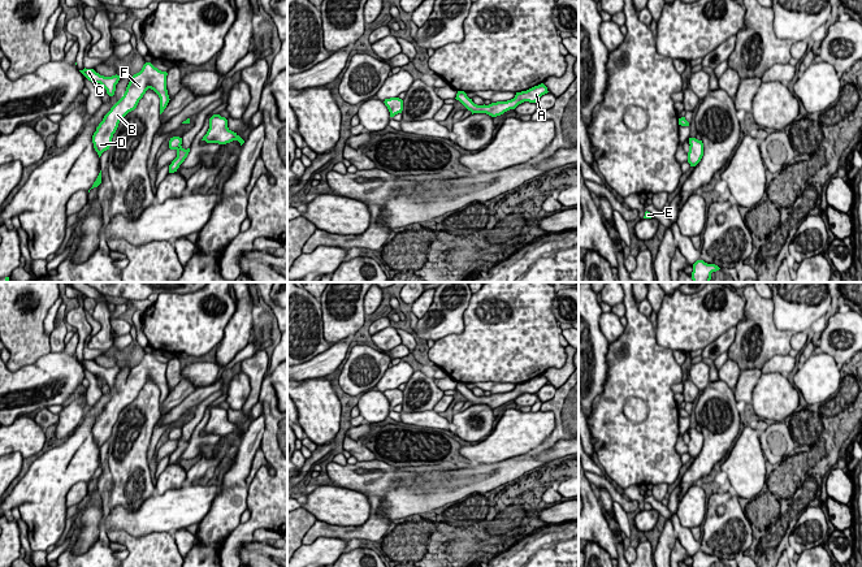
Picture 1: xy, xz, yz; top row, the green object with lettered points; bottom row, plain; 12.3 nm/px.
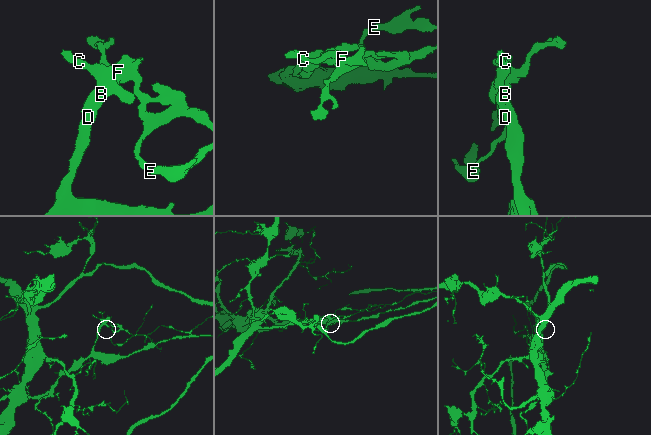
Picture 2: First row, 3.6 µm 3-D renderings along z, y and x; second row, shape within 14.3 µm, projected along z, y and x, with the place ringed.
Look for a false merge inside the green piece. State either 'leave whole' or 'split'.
split

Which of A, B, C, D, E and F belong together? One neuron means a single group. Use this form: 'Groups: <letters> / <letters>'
Groups: A E / B C D F

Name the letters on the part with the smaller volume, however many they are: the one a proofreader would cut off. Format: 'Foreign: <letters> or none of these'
Foreign: A, E

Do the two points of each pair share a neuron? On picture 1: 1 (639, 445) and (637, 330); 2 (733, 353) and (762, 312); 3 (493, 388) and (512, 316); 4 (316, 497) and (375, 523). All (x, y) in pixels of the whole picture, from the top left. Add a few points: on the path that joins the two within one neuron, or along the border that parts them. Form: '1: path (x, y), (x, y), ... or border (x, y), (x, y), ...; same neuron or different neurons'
1: path (655, 416), (655, 389), (637, 359); same neuron
2: path (743, 342), (743, 337), (754, 323); same neuron
3: border (473, 382), (496, 381), (515, 384); different neurons
4: border (372, 509), (362, 524), (337, 526); different neurons

